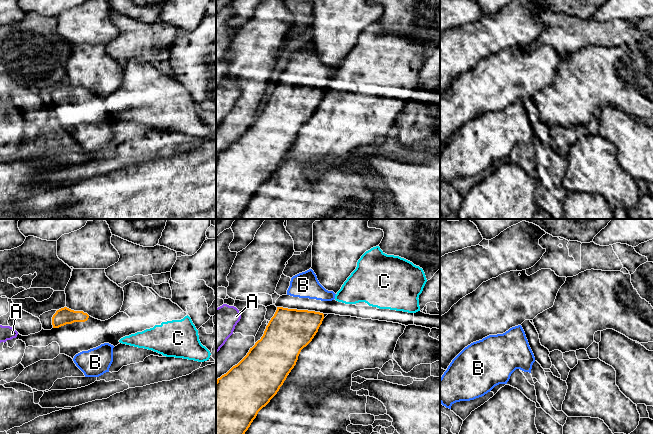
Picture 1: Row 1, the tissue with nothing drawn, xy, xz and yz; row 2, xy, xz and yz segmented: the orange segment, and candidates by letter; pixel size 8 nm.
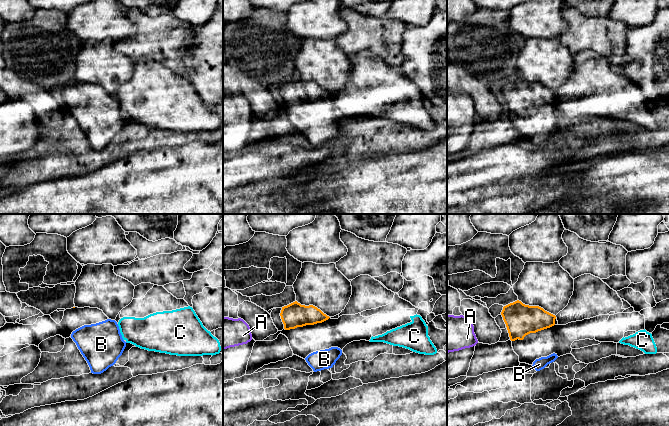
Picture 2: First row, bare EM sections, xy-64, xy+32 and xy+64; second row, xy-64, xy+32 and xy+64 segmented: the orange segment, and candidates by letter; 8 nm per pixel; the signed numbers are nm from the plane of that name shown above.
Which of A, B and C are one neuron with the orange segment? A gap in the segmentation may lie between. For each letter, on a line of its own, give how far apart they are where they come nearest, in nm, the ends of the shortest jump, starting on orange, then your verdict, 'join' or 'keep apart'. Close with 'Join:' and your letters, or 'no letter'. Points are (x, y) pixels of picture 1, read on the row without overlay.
A: 180 nm | xz (233, 142), (218, 126) | keep apart
B: 100 nm | xz (307, 86), (309, 74) | join
C: 150 nm | xz (322, 89), (335, 75) | keep apart
Join: B

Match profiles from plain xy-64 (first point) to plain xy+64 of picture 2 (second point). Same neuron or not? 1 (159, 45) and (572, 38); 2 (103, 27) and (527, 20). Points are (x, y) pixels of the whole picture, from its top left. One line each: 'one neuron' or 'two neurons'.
1: one neuron
2: one neuron

